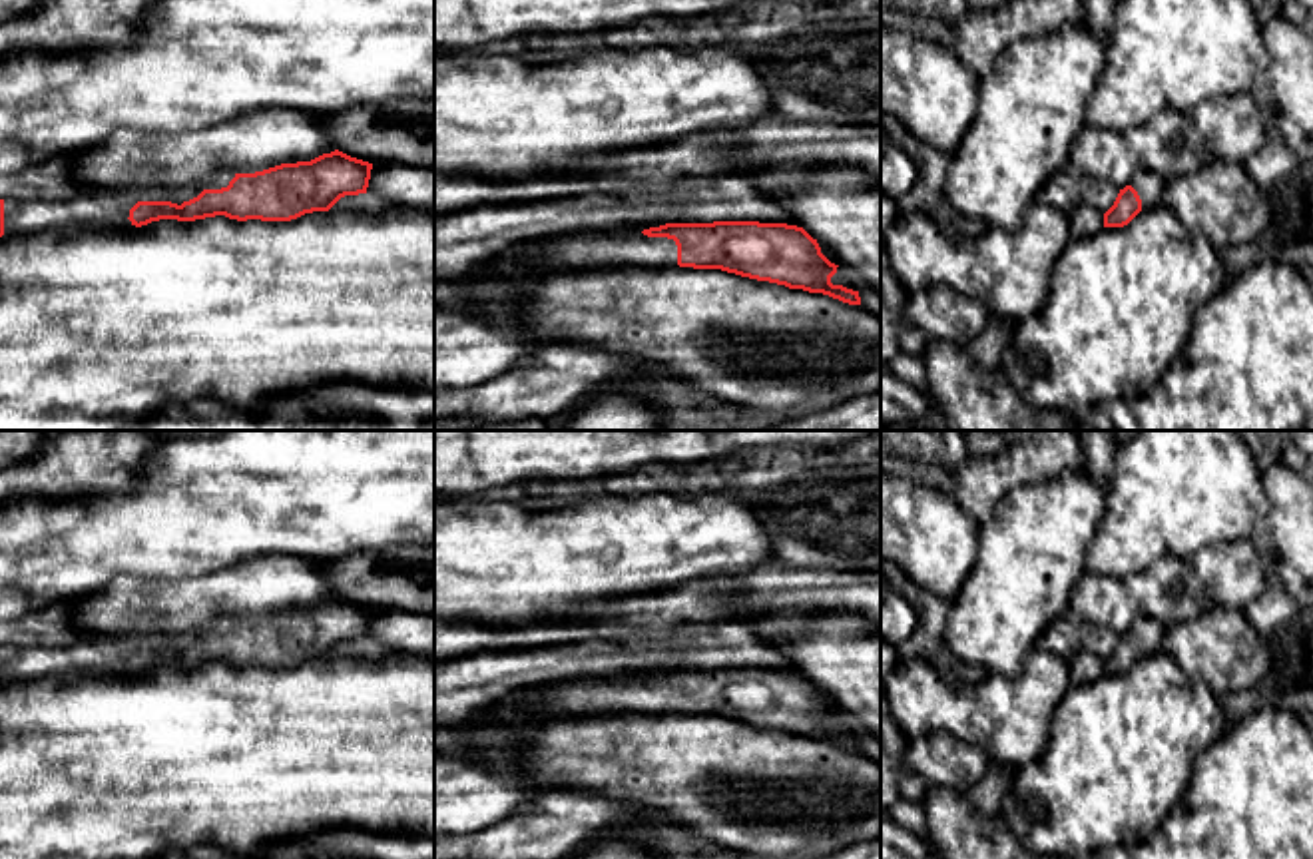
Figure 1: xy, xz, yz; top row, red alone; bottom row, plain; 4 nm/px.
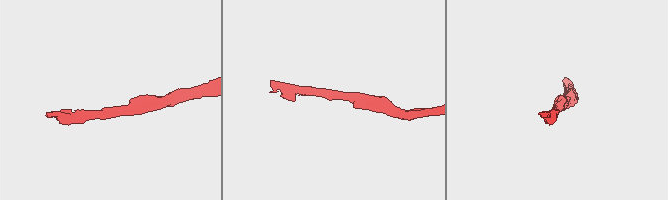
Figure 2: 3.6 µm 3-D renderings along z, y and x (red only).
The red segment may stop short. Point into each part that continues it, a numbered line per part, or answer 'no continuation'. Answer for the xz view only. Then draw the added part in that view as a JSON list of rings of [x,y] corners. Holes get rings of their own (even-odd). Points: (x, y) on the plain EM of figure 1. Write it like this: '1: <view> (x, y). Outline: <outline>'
1: xz (574, 698). Outline: [[[644,680],[626,684],[568,682],[560,688],[552,688],[544,700],[534,700],[532,704],[536,710],[570,716],[616,712],[679,714],[677,692],[673,686],[648,684]]]

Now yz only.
1: yz (1148, 630). Outline: [[[1140,616],[1130,632],[1138,638],[1142,646],[1142,658],[1152,656],[1162,650],[1162,638],[1164,638],[1166,626],[1150,616]]]

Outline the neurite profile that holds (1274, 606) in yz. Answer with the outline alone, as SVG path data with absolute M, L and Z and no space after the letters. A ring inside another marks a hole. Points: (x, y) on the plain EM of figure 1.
M1269 574L1261 594L1243 612L1261 636L1271 638L1279 626L1295 622L1299 604L1289 596L1285 586Z

